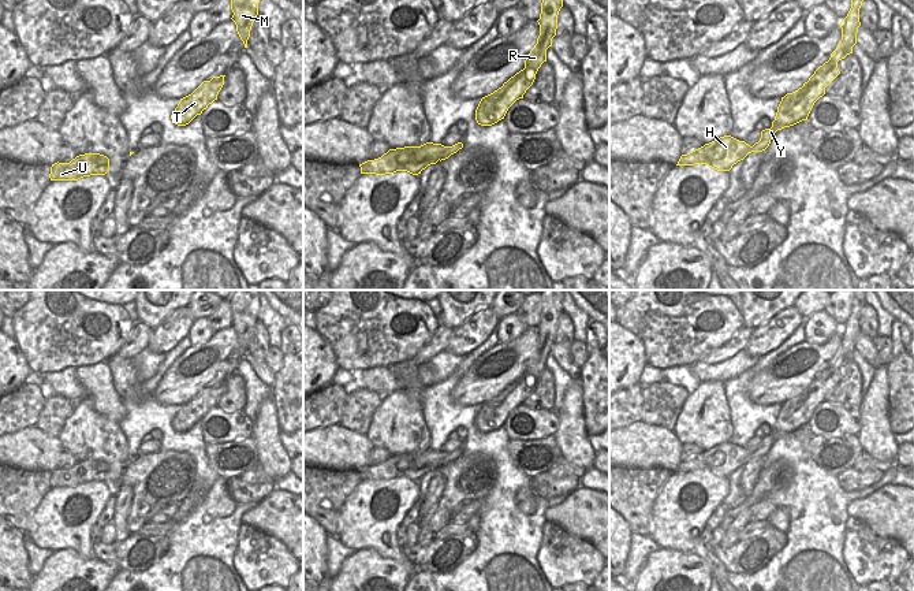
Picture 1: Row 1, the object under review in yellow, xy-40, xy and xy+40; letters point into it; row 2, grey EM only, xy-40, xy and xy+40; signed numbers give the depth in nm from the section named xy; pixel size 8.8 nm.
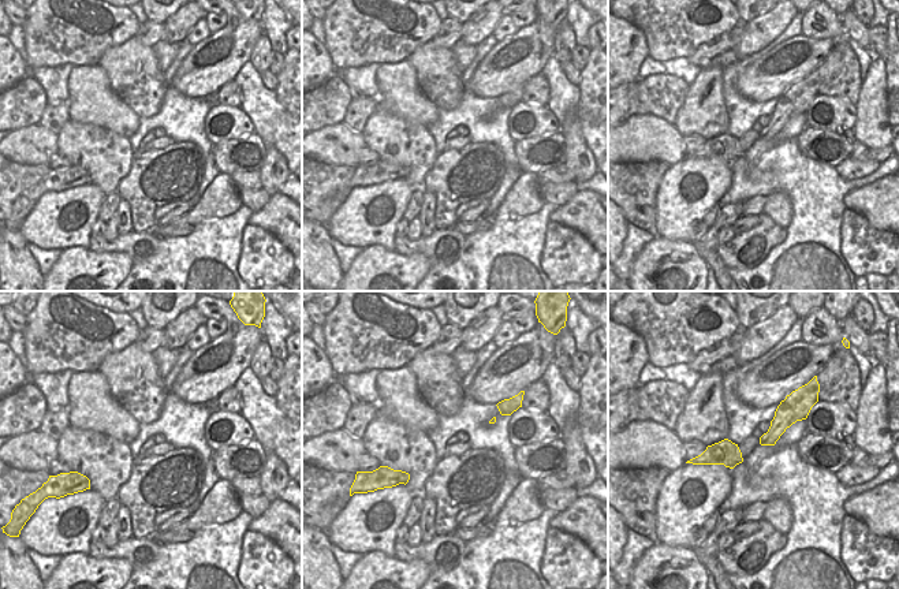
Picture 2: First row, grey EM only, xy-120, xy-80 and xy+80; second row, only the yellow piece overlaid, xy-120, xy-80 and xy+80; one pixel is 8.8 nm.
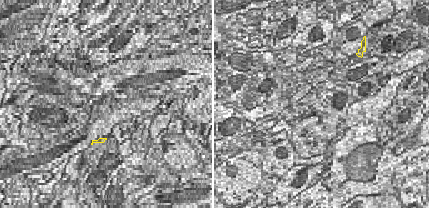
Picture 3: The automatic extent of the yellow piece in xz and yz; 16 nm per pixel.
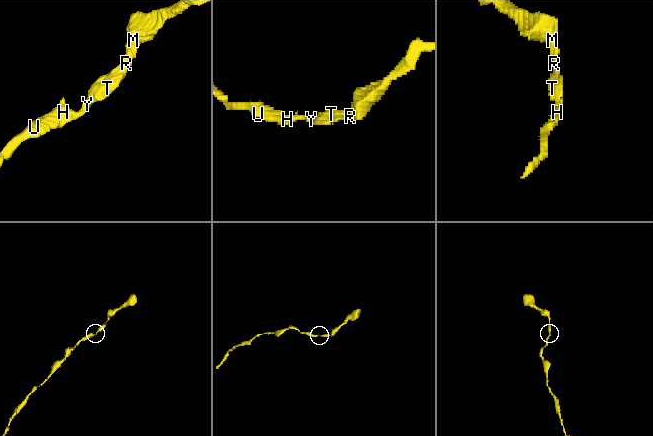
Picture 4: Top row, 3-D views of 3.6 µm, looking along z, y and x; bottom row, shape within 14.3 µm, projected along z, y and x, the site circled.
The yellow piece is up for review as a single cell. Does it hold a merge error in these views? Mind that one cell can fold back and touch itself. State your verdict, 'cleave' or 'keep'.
keep

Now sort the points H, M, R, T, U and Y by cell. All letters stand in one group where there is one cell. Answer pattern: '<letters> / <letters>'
H M R T U Y

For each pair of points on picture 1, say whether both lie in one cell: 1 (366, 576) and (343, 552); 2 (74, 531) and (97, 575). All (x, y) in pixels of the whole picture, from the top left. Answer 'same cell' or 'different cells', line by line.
1: different cells
2: different cells

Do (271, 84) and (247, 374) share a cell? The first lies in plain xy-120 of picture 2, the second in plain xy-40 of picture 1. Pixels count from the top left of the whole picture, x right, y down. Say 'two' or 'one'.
two

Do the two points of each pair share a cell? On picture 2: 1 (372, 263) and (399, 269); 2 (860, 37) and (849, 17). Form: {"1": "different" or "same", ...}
{"1": "same", "2": "same"}

